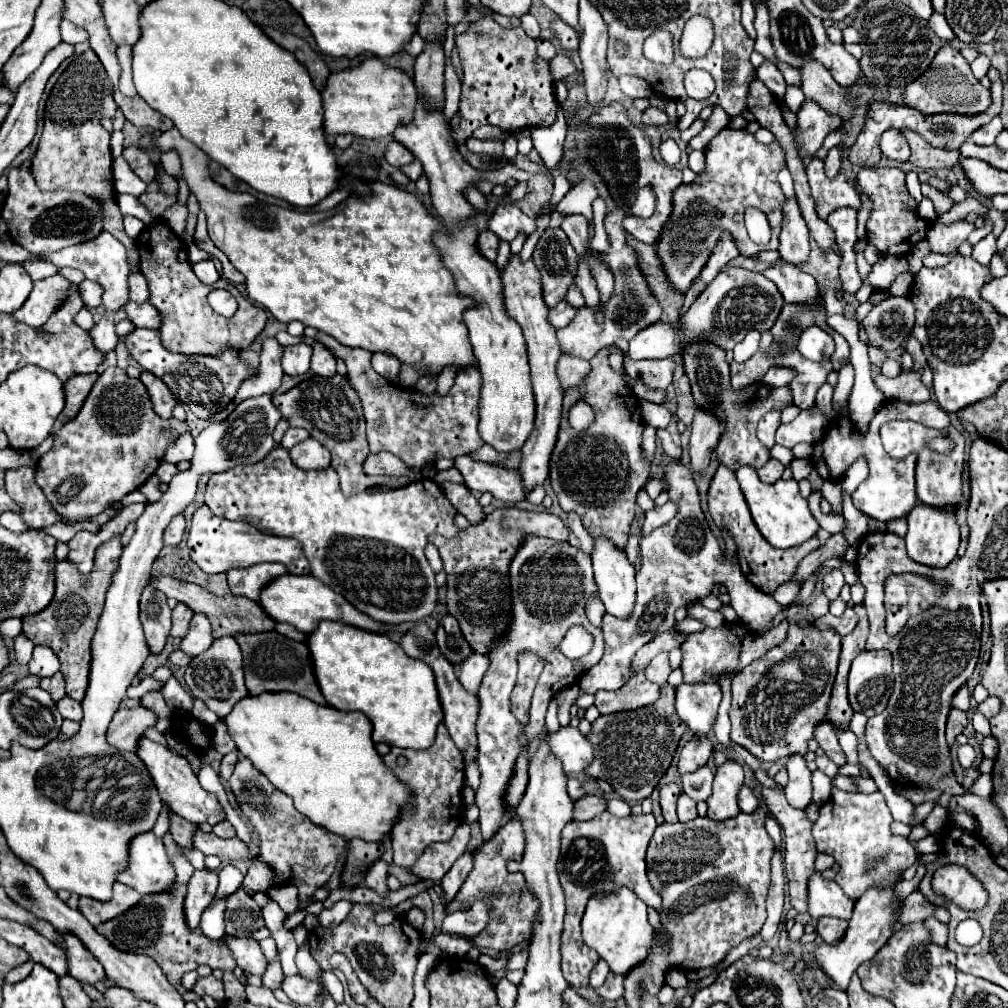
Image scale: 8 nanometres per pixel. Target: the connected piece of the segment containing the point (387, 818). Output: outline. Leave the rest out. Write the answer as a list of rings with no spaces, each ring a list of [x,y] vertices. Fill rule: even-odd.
[[[264,692],[264,696],[246,696],[236,702],[232,712],[220,722],[228,726],[228,734],[240,754],[250,758],[278,790],[292,796],[294,806],[304,816],[346,840],[352,840],[354,836],[368,842],[382,840],[382,836],[396,824],[402,804],[410,798],[410,790],[382,764],[370,738],[372,724],[362,712],[344,712],[332,706],[322,706],[304,700],[304,696],[296,696],[294,692]]]

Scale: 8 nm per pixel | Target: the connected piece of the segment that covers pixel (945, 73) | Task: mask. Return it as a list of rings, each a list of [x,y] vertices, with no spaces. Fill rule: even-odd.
[[[944,44],[936,56],[934,62],[928,66],[928,70],[914,82],[908,82],[904,86],[904,106],[912,106],[924,114],[942,114],[942,112],[956,112],[956,114],[980,114],[990,106],[990,90],[984,88],[972,74],[968,60],[960,54],[958,48]]]

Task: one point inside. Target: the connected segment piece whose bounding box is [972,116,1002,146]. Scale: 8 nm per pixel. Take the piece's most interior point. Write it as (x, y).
(985, 135)

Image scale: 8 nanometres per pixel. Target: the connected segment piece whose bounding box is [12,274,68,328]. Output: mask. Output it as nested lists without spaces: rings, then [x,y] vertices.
[[[60,274],[44,280],[36,280],[28,300],[12,316],[16,316],[16,320],[32,328],[40,328],[50,318],[50,314],[62,304],[66,288],[68,288],[68,280],[62,278]]]

